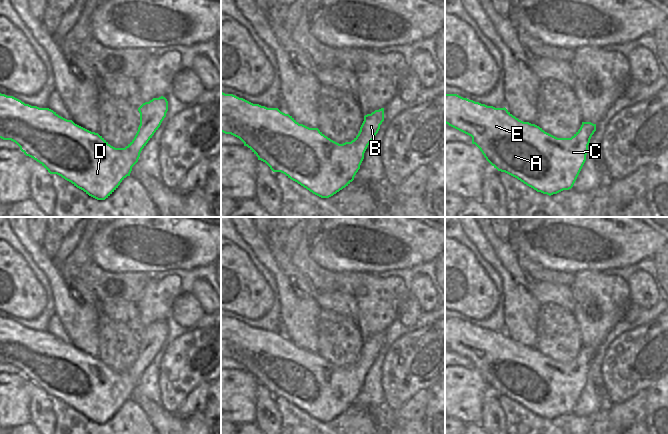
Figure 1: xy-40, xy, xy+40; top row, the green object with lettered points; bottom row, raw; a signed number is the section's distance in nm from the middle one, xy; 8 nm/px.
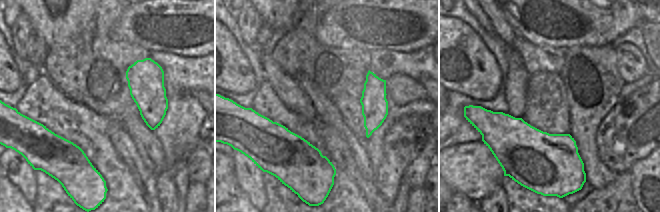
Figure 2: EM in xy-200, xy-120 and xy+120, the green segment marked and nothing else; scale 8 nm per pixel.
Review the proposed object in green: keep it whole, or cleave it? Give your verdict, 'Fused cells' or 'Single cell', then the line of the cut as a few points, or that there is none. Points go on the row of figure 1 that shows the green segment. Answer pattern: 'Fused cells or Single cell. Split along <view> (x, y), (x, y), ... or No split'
Single cell. No split.

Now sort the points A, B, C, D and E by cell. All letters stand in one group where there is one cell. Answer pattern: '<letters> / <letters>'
A B C D E

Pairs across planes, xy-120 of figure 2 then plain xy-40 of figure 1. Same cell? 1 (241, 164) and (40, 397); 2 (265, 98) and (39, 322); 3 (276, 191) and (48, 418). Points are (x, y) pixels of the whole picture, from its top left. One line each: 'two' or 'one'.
1: one
2: two
3: two

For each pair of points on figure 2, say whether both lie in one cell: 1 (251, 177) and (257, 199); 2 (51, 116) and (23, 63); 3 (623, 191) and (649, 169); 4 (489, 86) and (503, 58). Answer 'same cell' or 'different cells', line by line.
1: same cell
2: different cells
3: different cells
4: different cells

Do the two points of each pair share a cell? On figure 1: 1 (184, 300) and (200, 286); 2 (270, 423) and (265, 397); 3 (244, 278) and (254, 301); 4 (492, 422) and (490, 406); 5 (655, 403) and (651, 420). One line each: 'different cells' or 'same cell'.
1: different cells
2: same cell
3: same cell
4: same cell
5: same cell

